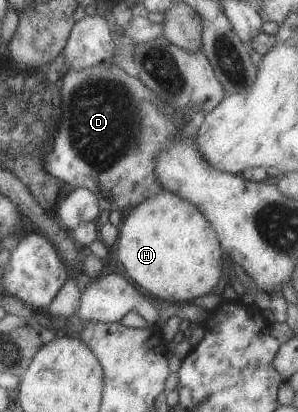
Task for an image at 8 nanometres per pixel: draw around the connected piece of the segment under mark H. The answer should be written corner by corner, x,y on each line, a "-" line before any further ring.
166,191
155,197
141,201
135,209
124,216
119,230
119,249
113,254
123,265
127,277
149,291
157,299
170,304
188,302
212,293
222,276
225,251
222,249
217,232
207,218
193,203
177,197
176,193

